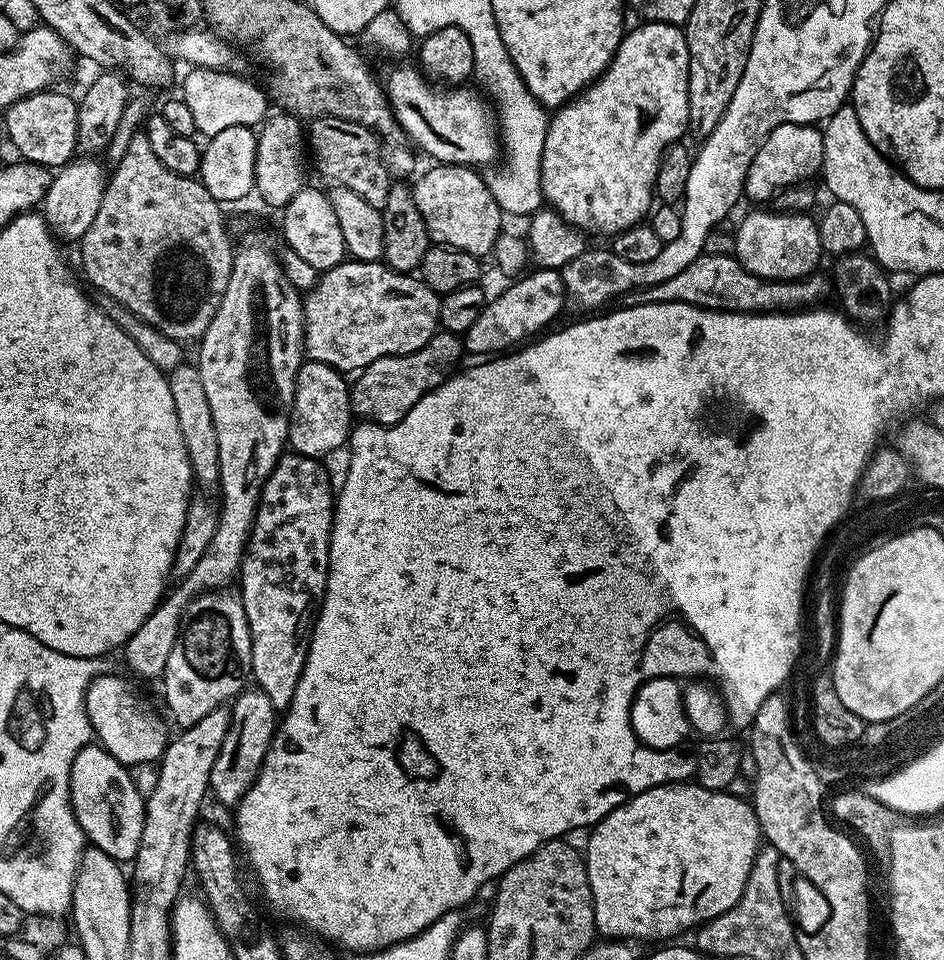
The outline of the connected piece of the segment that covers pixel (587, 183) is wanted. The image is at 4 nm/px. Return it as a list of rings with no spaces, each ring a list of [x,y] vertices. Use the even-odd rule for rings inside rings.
[[[643,22],[637,28],[632,28],[623,33],[620,38],[618,50],[612,53],[612,60],[608,63],[604,73],[596,77],[583,92],[573,95],[562,107],[551,113],[546,130],[545,146],[541,158],[541,190],[547,207],[553,212],[558,212],[565,222],[574,228],[579,228],[585,234],[593,232],[596,236],[611,238],[618,232],[625,232],[627,228],[641,223],[649,215],[654,204],[656,179],[658,178],[660,163],[663,162],[665,149],[677,143],[688,130],[688,47],[684,37],[683,27],[675,24],[661,24],[659,22]]]

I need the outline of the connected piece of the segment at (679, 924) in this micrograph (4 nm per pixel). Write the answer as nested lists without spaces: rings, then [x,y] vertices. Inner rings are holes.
[[[677,782],[674,784],[659,784],[656,788],[646,790],[637,796],[630,796],[625,804],[620,804],[610,814],[606,814],[594,827],[588,836],[588,852],[586,848],[586,863],[588,866],[588,877],[590,878],[590,890],[592,891],[592,901],[594,902],[594,922],[596,923],[596,931],[601,937],[611,938],[613,940],[630,940],[633,942],[645,942],[644,940],[664,940],[660,942],[668,942],[671,936],[676,936],[679,932],[684,932],[687,928],[691,930],[699,929],[700,925],[708,923],[709,920],[718,918],[726,910],[730,910],[742,898],[742,890],[746,890],[746,882],[750,878],[750,870],[754,866],[754,858],[760,852],[762,847],[762,829],[758,818],[756,817],[755,807],[751,803],[748,804],[740,796],[731,796],[731,791],[715,792],[714,790],[706,790],[702,785],[695,782]]]

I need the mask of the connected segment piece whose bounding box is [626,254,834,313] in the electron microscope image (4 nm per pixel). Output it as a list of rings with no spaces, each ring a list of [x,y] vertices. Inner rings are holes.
[[[735,255],[700,256],[686,270],[681,270],[667,282],[658,286],[640,288],[628,293],[629,305],[661,304],[662,302],[682,302],[695,308],[709,308],[715,312],[795,312],[819,305],[833,291],[834,284],[826,275],[813,274],[803,280],[763,280],[758,274],[750,274]]]

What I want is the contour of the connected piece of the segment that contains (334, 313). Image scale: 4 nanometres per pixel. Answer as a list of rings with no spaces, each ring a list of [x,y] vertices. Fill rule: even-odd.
[[[348,258],[328,272],[319,273],[315,287],[306,292],[303,302],[307,359],[317,360],[345,374],[369,368],[378,358],[417,352],[440,328],[440,296],[437,292],[426,286],[419,275],[396,272],[387,264],[375,260]]]

